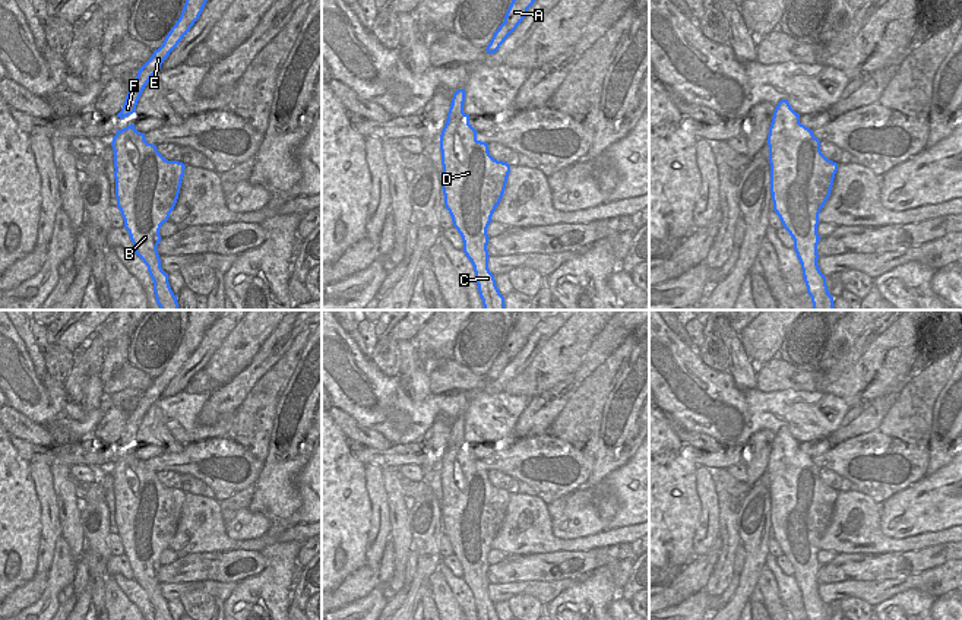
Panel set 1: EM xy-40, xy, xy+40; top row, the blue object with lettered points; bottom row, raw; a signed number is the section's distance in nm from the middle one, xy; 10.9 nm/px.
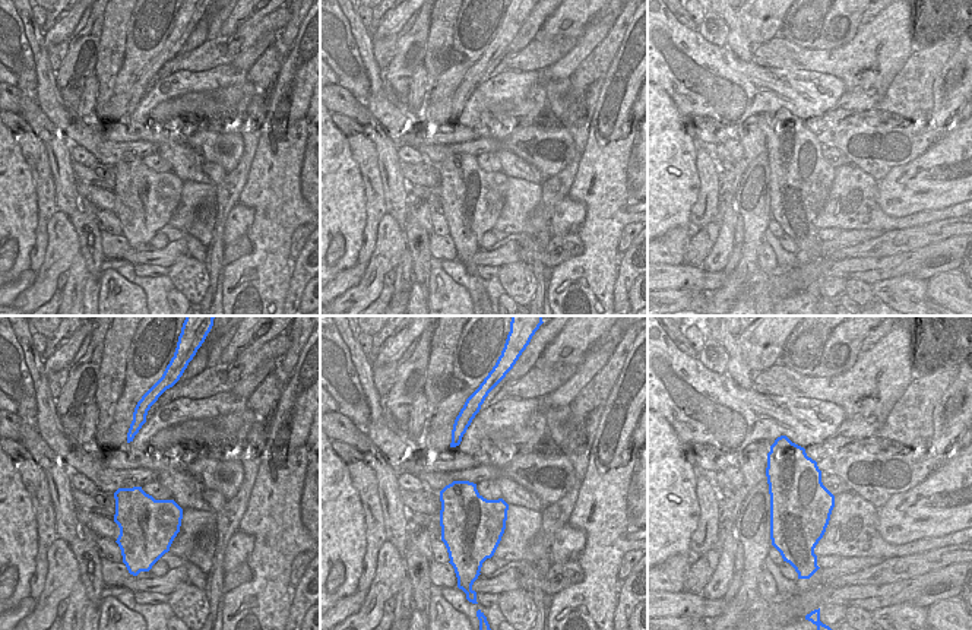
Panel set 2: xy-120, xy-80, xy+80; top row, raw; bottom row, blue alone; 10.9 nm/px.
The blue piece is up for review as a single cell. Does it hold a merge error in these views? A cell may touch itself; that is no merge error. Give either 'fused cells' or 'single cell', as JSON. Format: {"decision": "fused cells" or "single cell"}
{"decision": "single cell"}

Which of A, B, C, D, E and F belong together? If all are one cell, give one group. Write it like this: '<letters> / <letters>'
A B C D E F

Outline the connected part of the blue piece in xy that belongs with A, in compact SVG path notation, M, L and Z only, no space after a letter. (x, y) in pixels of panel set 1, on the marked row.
M512 0L504 22L494 32L490 44L487 45L487 54L496 53L504 39L518 28L528 13L528 9L534 4L535 0Z

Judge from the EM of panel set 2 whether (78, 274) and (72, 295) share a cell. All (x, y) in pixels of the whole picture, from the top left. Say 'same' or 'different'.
same

